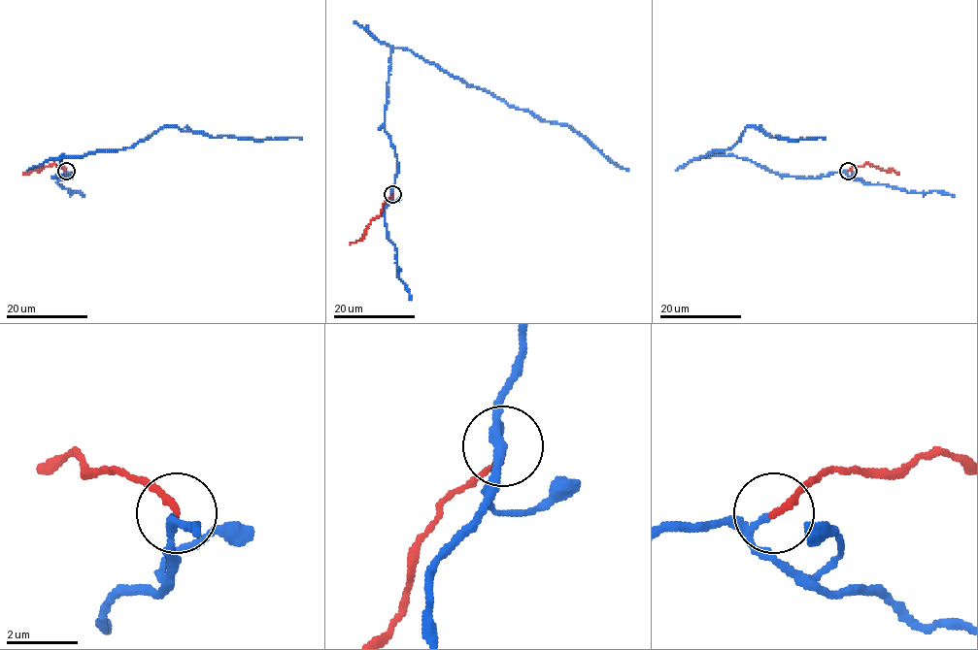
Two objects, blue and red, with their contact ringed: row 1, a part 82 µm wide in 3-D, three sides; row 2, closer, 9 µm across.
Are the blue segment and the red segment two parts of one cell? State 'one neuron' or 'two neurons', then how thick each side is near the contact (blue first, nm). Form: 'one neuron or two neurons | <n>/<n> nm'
one neuron | 130/190 nm

